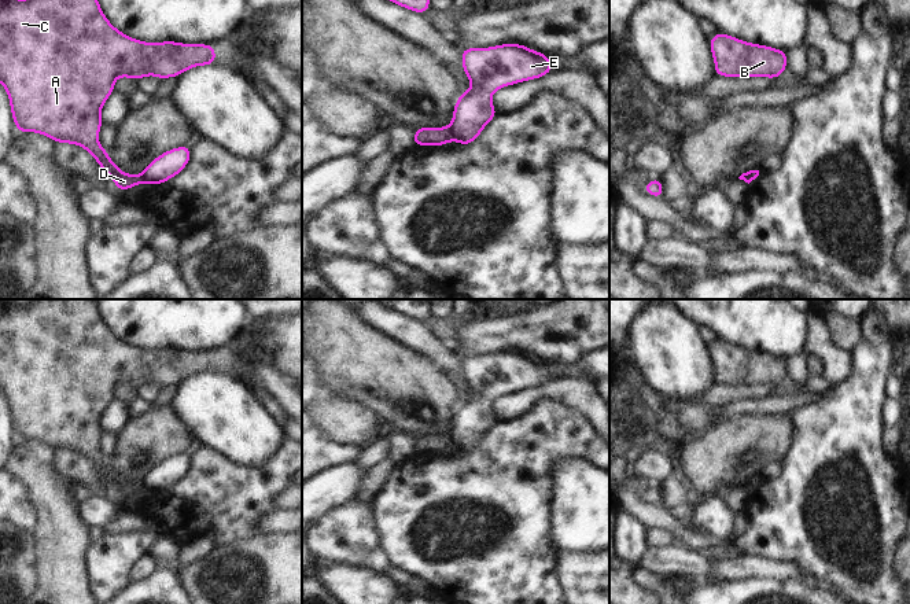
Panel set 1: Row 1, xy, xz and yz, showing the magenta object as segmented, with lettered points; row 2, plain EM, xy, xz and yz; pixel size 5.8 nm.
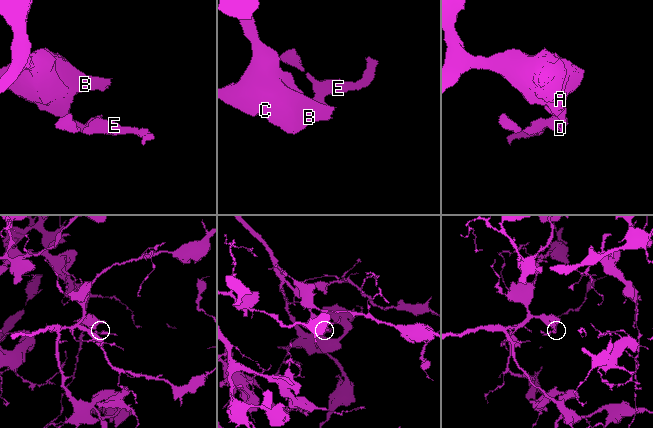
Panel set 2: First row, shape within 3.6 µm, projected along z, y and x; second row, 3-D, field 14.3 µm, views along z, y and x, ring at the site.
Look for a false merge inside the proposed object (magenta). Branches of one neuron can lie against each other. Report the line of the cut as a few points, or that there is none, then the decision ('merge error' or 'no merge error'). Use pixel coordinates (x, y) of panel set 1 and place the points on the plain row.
cut xz (448, 434), (452, 446); merge error

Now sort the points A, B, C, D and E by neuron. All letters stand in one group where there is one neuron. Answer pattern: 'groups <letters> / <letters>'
groups A B C D / E

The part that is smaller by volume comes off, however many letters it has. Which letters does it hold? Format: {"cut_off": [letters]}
{"cut_off": ["E"]}

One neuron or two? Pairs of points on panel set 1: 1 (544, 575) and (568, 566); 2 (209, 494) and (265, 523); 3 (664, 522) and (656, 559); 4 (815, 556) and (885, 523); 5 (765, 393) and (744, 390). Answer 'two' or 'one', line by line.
1: two
2: two
3: two
4: one
5: one

